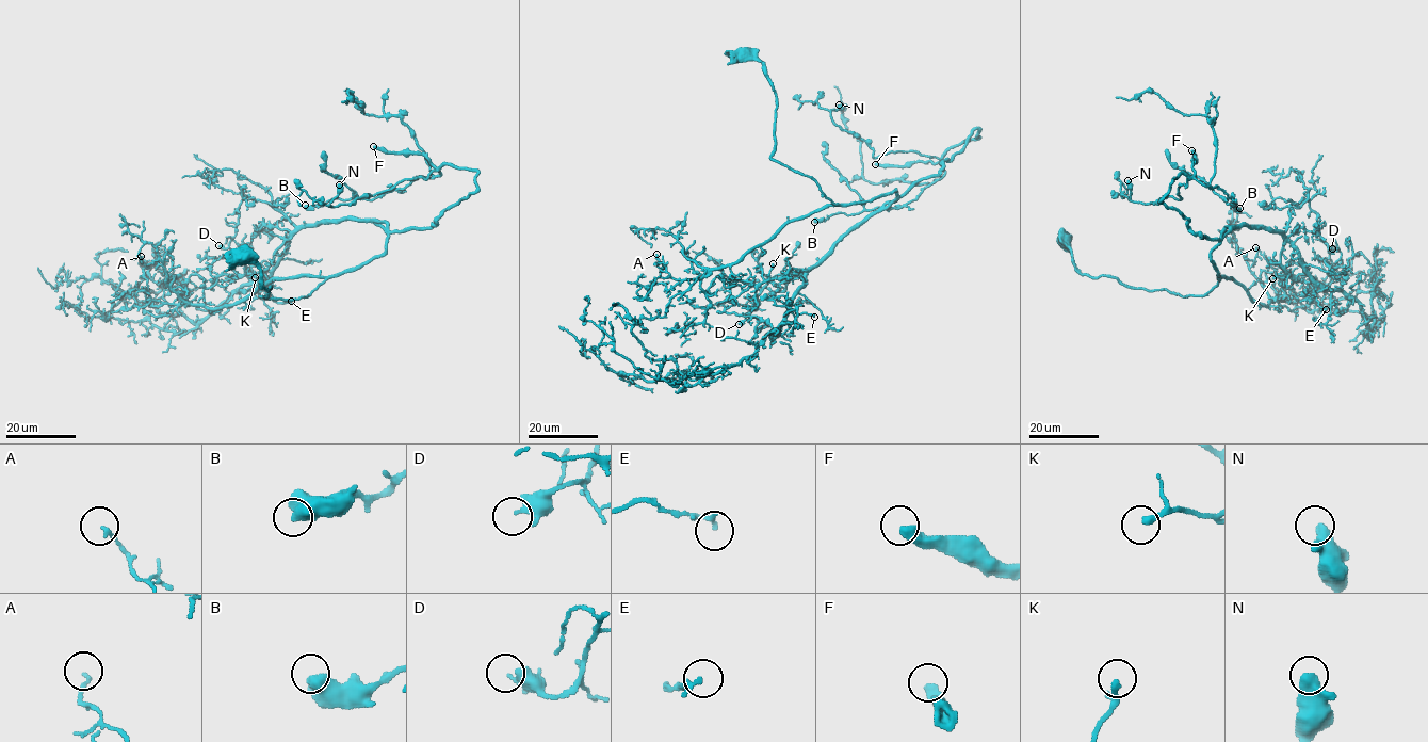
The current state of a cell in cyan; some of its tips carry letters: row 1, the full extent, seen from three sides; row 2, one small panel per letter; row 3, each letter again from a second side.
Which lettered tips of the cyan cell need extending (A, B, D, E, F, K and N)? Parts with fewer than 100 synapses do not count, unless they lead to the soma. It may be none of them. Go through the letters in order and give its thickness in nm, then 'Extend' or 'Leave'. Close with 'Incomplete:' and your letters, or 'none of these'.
A: Thickness 130 nm. Leave
B: Thickness 400 nm. Leave
D: Thickness 280 nm. Leave
E: Thickness 180 nm. Leave
F: Thickness 400 nm. Extend
K: Thickness 160 nm. Leave
N: Thickness 400 nm. Leave
Incomplete: F

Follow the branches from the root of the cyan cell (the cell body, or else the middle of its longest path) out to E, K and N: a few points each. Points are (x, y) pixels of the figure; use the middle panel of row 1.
E: (744, 54), (763, 63), (776, 96), (772, 158), (834, 204), (895, 190), (785, 305), (814, 317)
K: (744, 54), (776, 96), (772, 158), (834, 204), (897, 197), (807, 270), (771, 278), (773, 263)
N: (744, 54), (776, 96), (771, 157), (834, 204), (902, 196), (979, 138), (874, 157), (839, 105)

